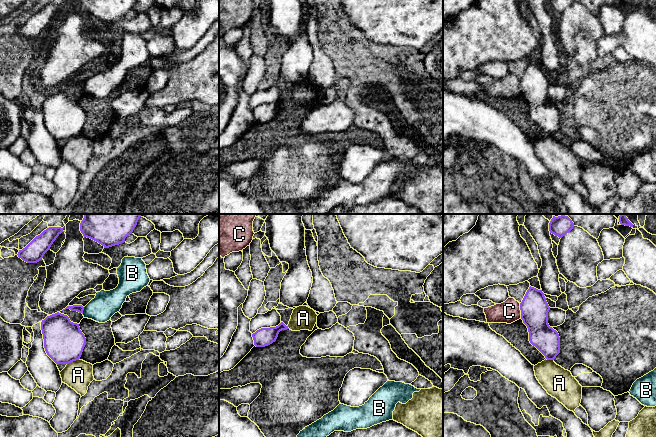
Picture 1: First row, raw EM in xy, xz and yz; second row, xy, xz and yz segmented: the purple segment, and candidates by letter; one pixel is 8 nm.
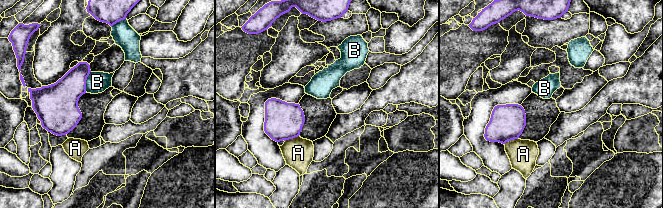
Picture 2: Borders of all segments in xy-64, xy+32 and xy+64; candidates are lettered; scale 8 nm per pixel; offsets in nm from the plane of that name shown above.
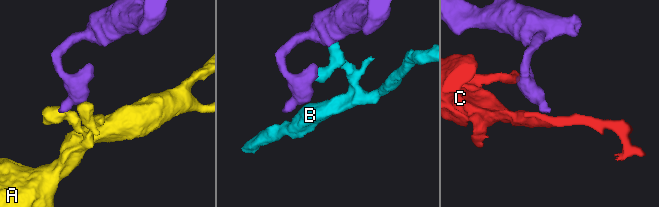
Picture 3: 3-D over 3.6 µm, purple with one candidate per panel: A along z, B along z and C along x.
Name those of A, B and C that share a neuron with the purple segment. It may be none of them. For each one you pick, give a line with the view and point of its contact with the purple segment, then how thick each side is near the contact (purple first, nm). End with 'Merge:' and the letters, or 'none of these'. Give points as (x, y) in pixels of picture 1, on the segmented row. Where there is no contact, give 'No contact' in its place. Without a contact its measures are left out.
Merge: none of these

